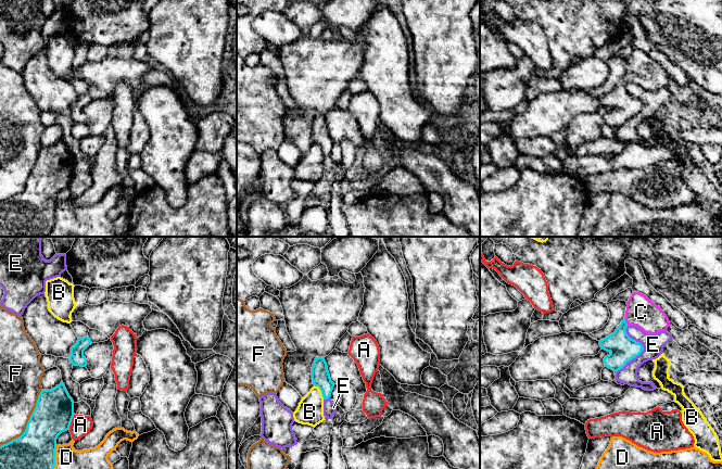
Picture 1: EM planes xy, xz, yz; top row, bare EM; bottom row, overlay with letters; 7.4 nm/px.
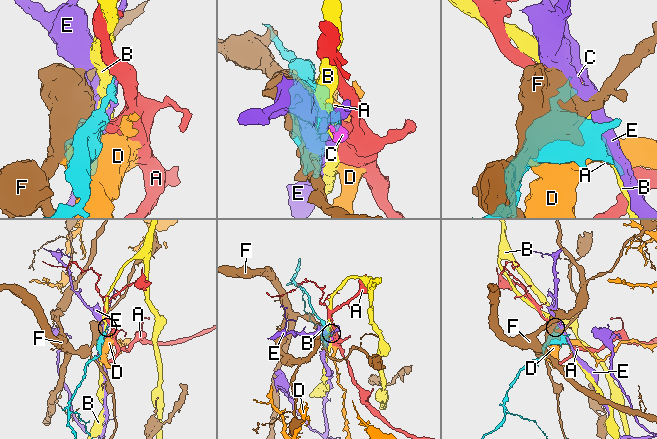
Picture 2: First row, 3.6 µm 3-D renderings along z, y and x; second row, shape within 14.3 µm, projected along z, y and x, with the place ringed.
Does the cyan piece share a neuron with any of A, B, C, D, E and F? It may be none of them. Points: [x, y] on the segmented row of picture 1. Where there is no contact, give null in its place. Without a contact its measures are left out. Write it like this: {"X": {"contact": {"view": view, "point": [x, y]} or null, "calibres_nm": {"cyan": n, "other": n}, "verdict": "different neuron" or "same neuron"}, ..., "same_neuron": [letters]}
{"A": {"contact": {"view": "xy", "point": [71, 421]}, "calibres_nm": {"cyan": 280, "other": 150}, "verdict": "different neuron"}, "B": {"contact": {"view": "xz", "point": [320, 390]}, "calibres_nm": {"cyan": 140, "other": 190}, "verdict": "different neuron"}, "C": {"contact": {"view": "yz", "point": [625, 321]}, "calibres_nm": {"cyan": 200, "other": 220}, "verdict": "same neuron"}, "D": {"contact": {"view": "xy", "point": [54, 457]}, "calibres_nm": {"cyan": 300, "other": 170}, "verdict": "different neuron"}, "E": {"contact": {"view": "yz", "point": [643, 349]}, "calibres_nm": {"cyan": 200, "other": 150}, "verdict": "different neuron"}, "F": {"contact": {"view": "xy", "point": [27, 422]}, "calibres_nm": {"cyan": 300, "other": 280}, "verdict": "different neuron"}, "same_neuron": ["C"]}

